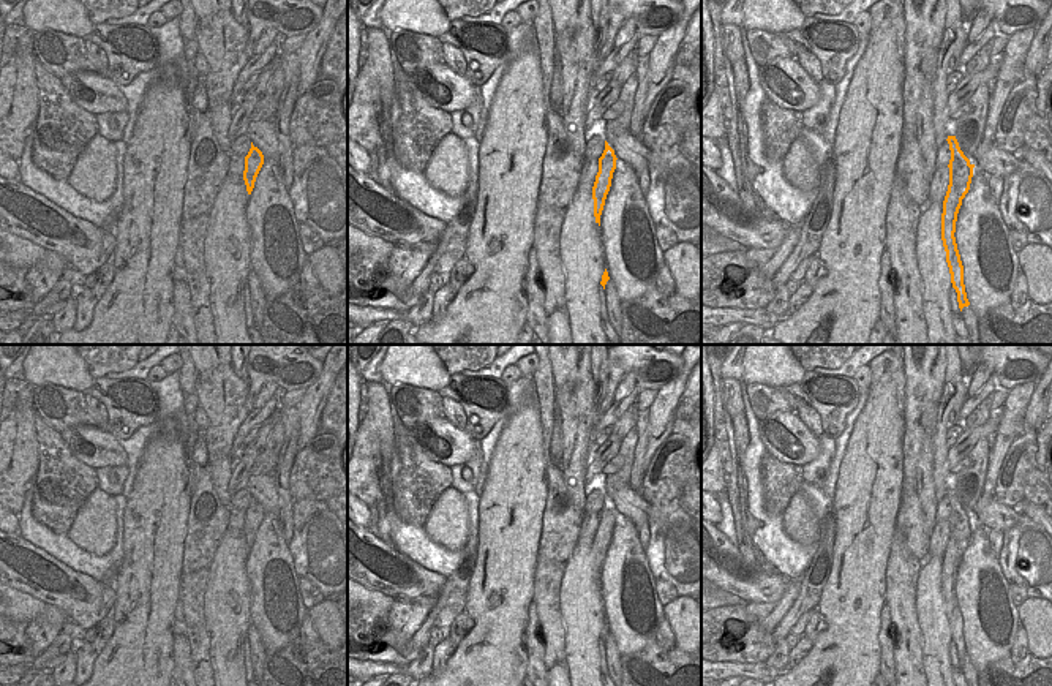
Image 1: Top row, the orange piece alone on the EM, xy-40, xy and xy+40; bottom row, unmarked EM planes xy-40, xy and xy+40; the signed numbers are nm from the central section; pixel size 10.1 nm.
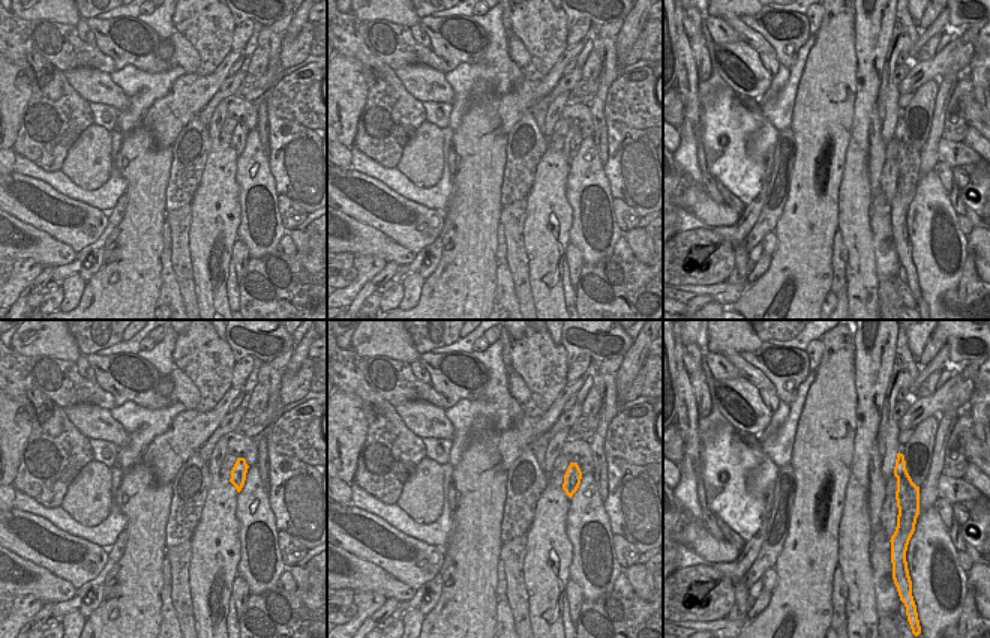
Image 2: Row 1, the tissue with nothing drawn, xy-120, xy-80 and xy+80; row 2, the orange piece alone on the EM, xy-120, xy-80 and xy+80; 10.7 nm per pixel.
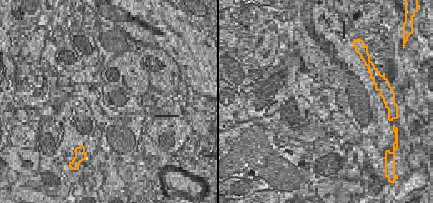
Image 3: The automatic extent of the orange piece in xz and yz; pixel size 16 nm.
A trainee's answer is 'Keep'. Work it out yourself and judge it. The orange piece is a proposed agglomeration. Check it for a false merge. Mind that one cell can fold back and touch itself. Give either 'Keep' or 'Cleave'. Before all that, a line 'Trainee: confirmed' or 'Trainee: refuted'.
Trainee: refuted
Cleave

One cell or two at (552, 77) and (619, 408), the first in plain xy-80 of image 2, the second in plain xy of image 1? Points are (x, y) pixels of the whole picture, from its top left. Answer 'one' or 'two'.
one

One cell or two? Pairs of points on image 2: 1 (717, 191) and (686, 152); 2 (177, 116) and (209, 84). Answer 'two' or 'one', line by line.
1: one
2: one

